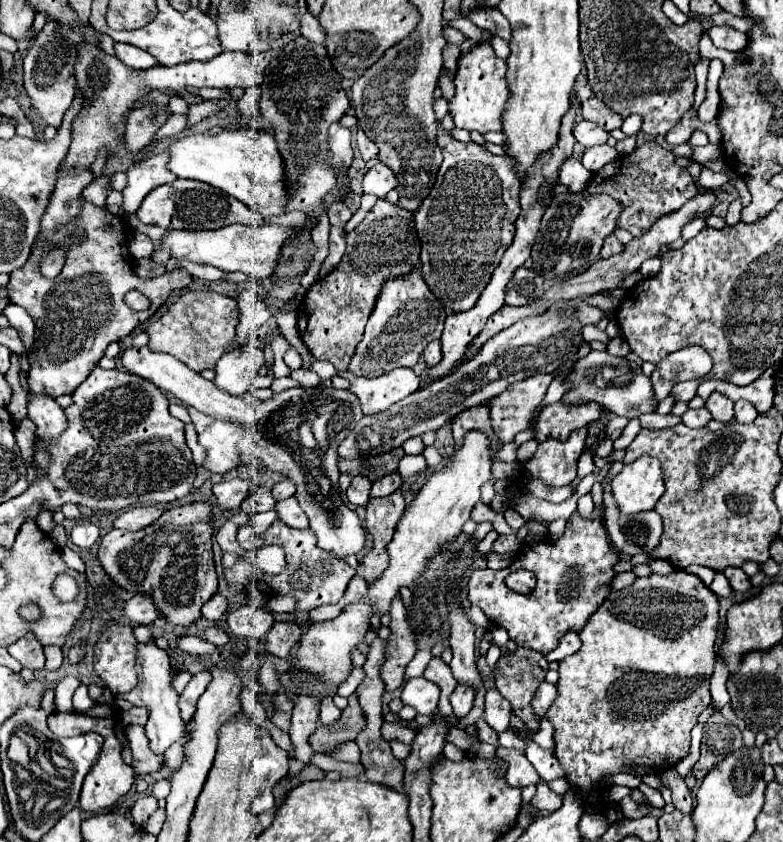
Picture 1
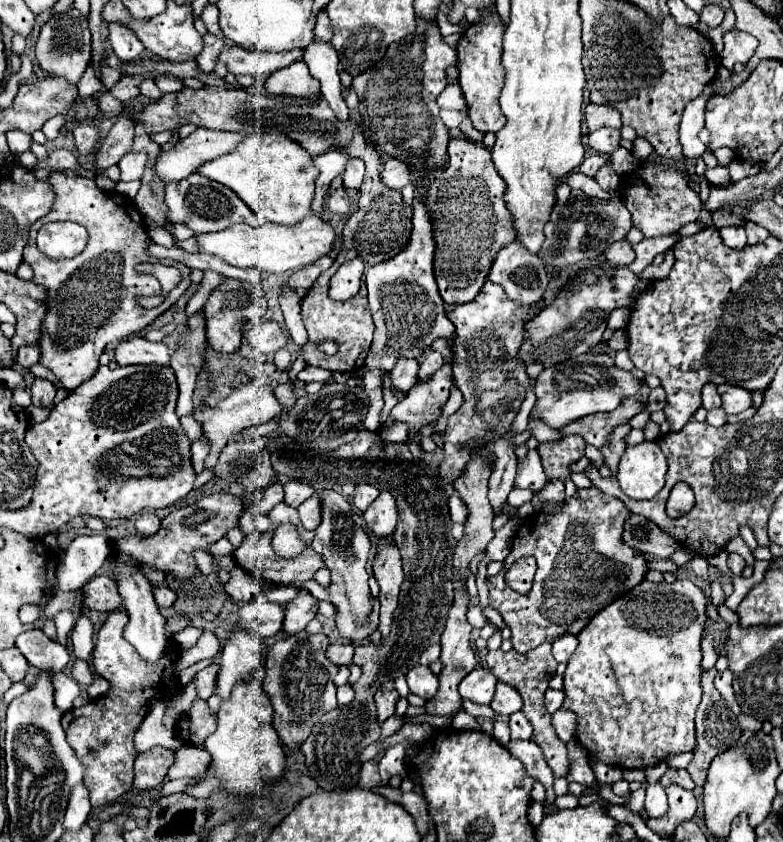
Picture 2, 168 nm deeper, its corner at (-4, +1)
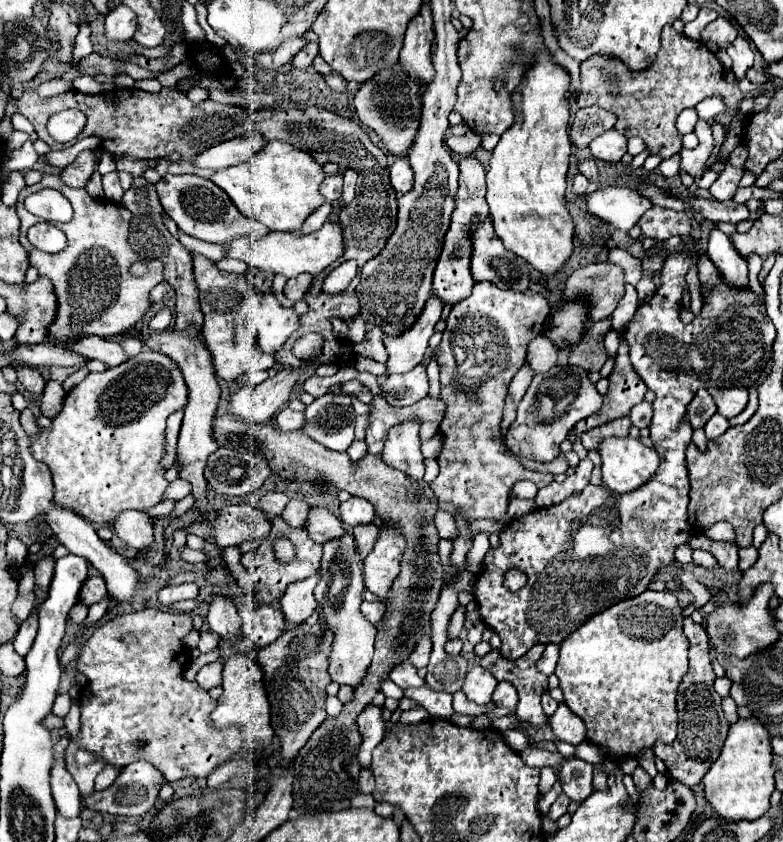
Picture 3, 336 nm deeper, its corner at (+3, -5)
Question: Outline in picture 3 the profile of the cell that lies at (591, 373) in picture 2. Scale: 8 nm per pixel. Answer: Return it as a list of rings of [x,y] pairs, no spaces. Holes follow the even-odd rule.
[[[552,366],[544,374],[534,374],[530,388],[526,390],[514,424],[508,430],[506,446],[516,456],[526,456],[538,462],[550,462],[560,454],[560,442],[566,440],[568,432],[576,422],[596,414],[602,406],[602,396],[598,394],[594,382],[588,378],[588,370],[580,366]]]

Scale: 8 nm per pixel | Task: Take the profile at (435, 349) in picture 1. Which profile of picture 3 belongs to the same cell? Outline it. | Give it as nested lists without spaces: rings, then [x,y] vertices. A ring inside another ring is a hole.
[[[418,364],[414,370],[404,376],[388,376],[384,382],[384,396],[388,396],[390,404],[396,406],[412,406],[414,402],[428,396],[428,376],[426,366]]]

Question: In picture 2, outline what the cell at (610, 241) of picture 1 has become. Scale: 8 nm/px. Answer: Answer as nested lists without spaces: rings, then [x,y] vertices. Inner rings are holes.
[[[619,240],[605,250],[605,258],[613,266],[629,266],[635,260],[635,252],[627,240]]]

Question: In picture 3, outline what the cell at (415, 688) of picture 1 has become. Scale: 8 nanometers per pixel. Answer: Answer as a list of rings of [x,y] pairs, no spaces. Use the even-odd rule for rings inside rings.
[[[406,660],[404,664],[398,664],[396,668],[392,668],[392,676],[390,676],[390,680],[394,682],[394,684],[398,684],[400,688],[420,688],[420,686],[424,686],[424,680],[416,674],[416,668]]]

